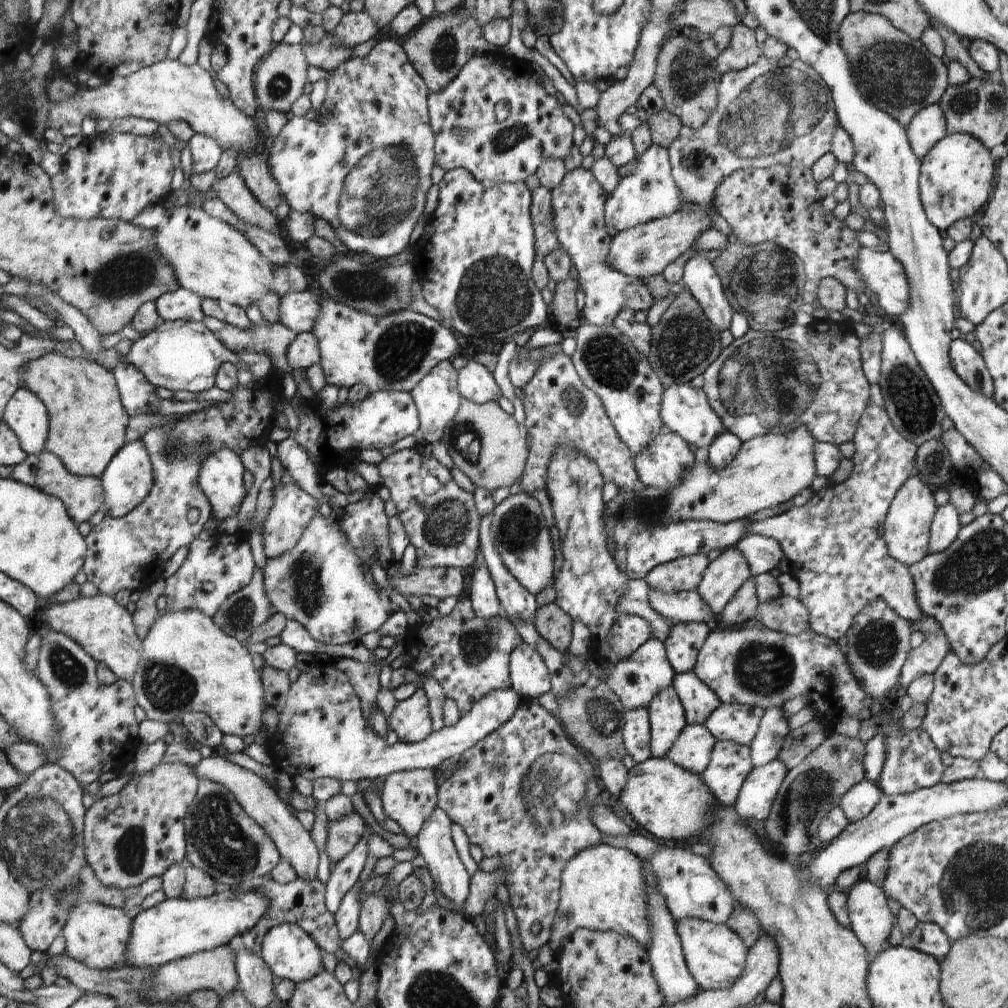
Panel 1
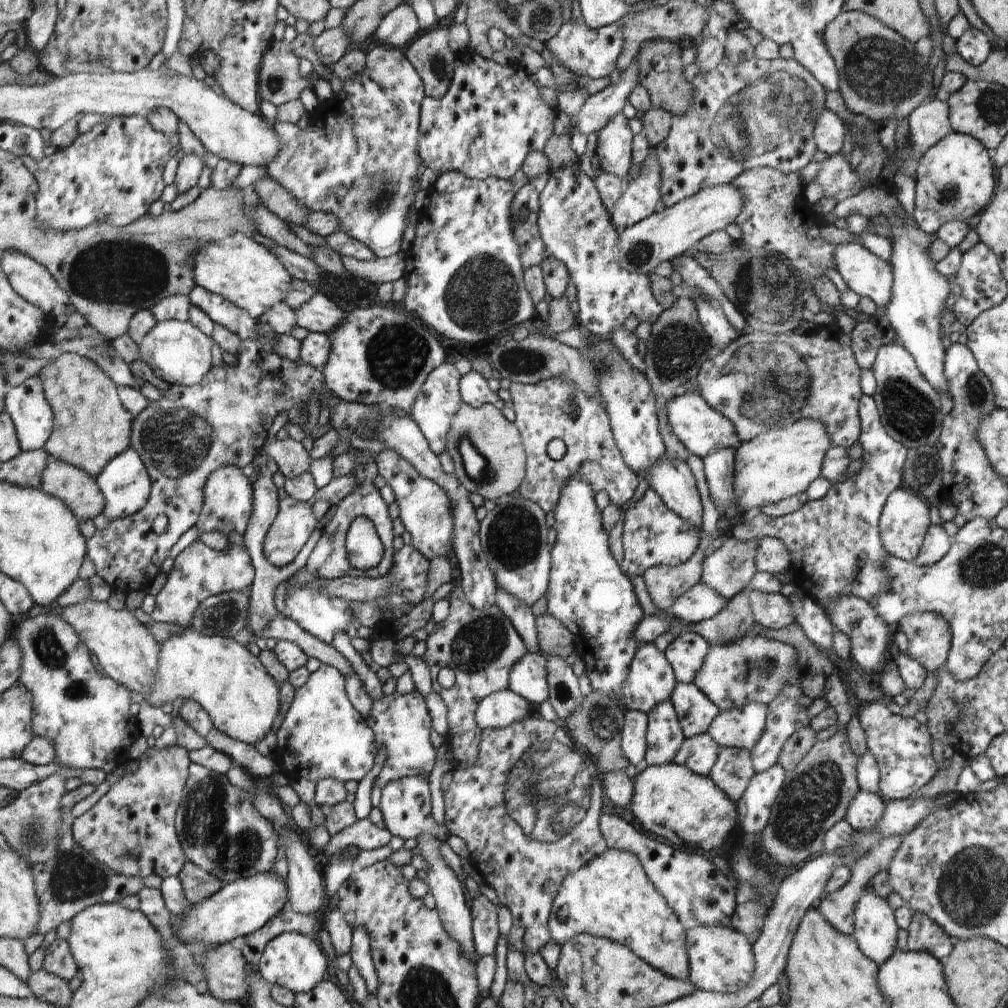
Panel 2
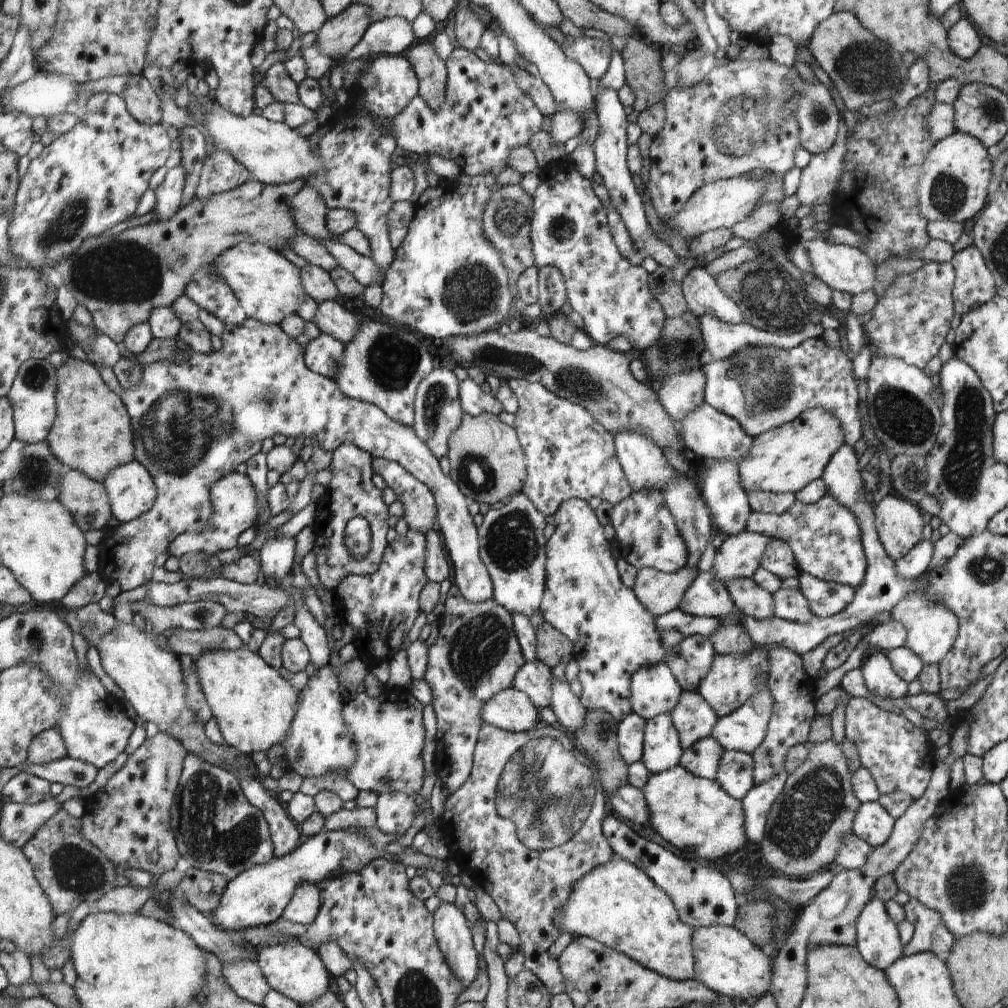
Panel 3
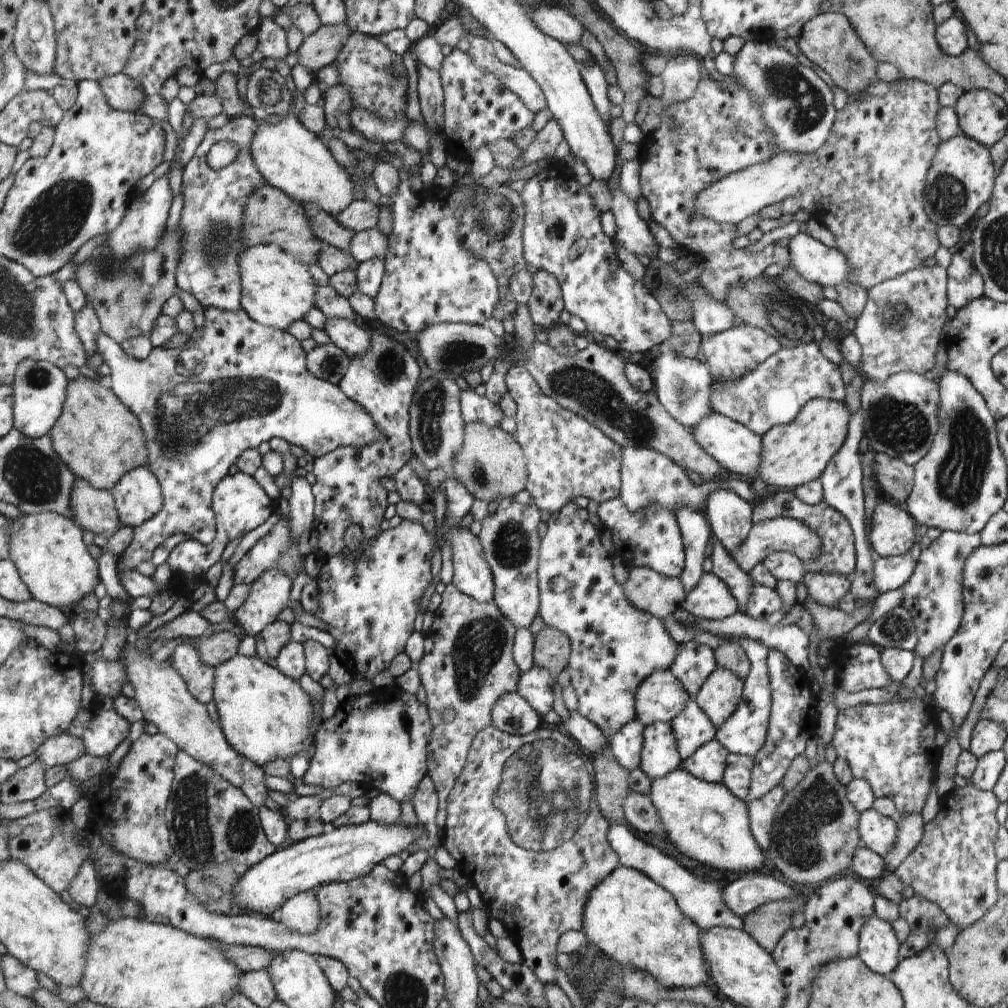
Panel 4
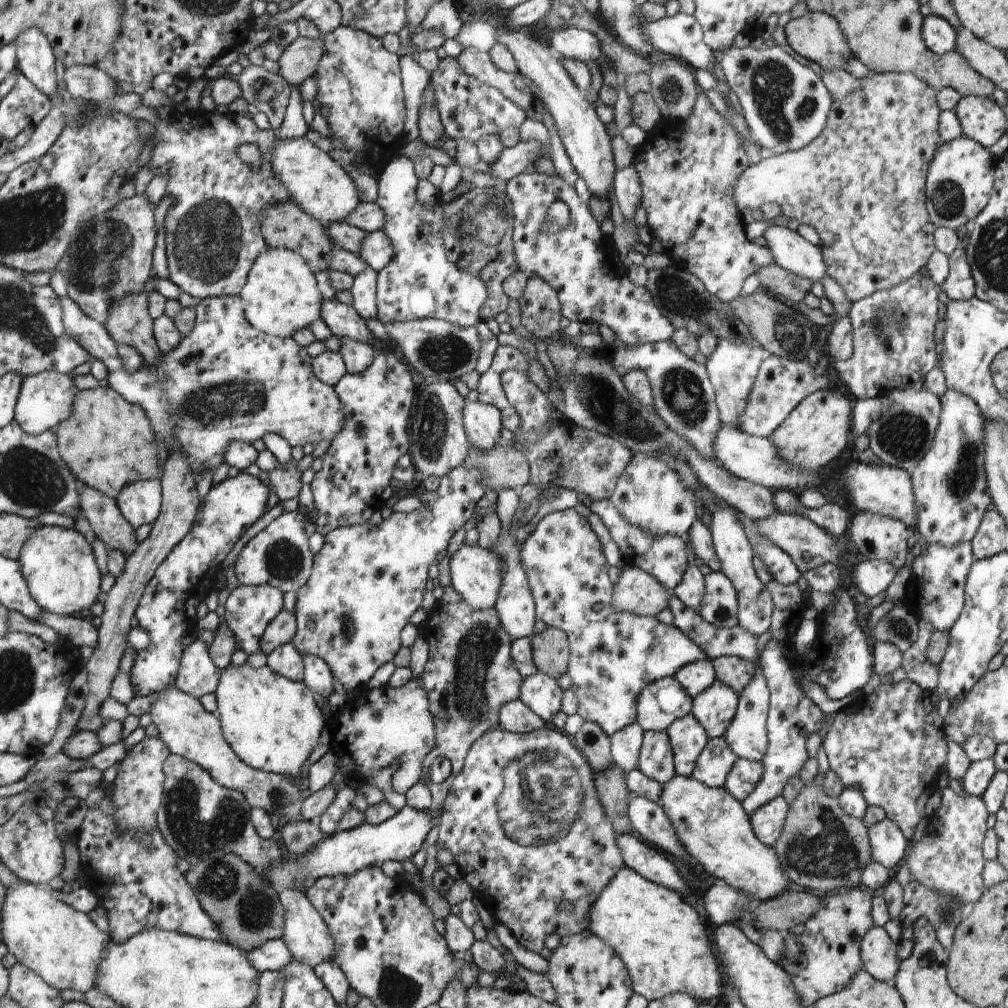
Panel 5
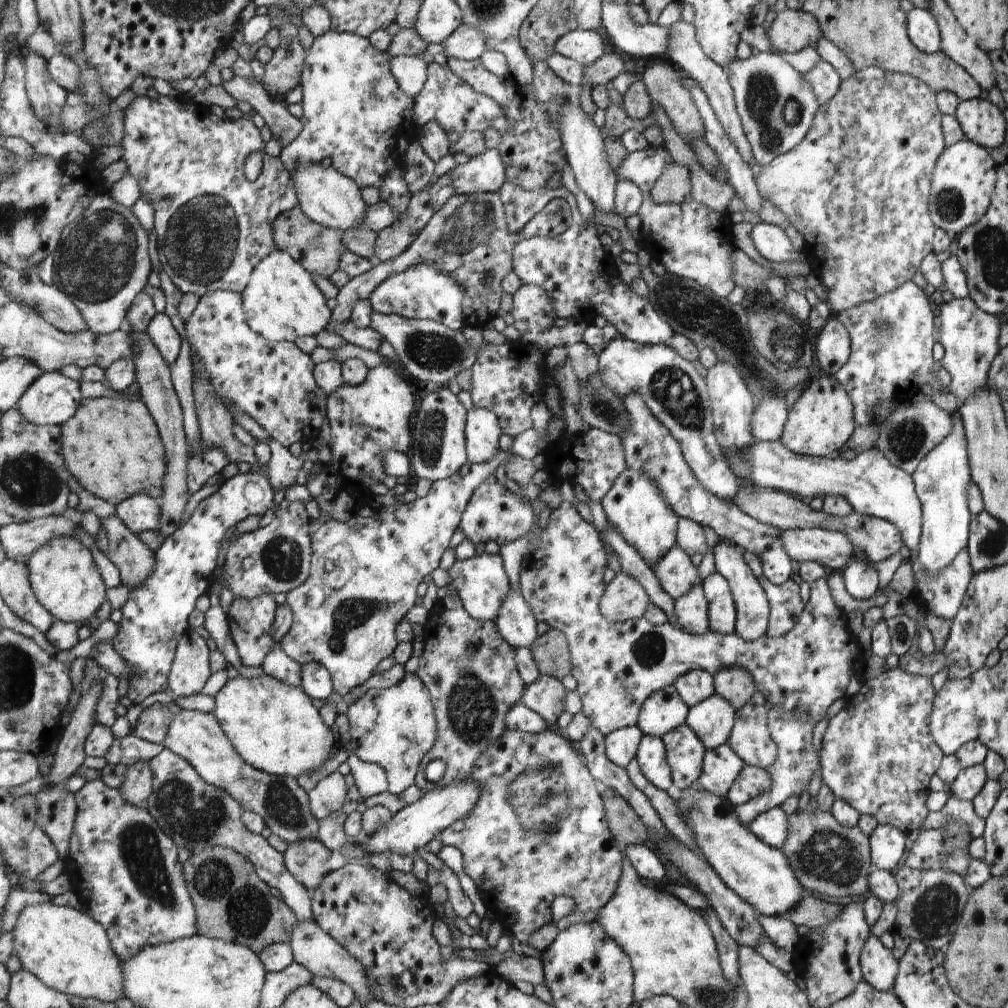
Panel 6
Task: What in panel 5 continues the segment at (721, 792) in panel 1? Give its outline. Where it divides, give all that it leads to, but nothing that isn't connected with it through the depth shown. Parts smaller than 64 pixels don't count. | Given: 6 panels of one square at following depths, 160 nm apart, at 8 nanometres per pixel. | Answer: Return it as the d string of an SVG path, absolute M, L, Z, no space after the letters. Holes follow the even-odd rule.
M736 760L734 768L728 773L724 788L741 803L755 792L764 772L761 761Z

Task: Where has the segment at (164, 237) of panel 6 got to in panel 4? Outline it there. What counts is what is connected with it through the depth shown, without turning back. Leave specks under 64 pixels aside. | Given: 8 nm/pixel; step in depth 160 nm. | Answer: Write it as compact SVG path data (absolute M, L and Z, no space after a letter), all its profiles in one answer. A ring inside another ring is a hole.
M248 116L230 117L223 126L207 129L196 152L182 169L181 195L183 207L179 220L179 230L183 234L183 256L176 272L178 290L189 292L205 307L216 307L220 310L236 312L242 308L242 275L239 271L239 256L248 248L243 238L243 218L246 213L247 200L256 189L267 184L267 179L260 174L251 153L251 142L259 127L255 118ZM220 140L232 141L239 146L239 155L234 162L224 168L210 168L207 154L210 148Z

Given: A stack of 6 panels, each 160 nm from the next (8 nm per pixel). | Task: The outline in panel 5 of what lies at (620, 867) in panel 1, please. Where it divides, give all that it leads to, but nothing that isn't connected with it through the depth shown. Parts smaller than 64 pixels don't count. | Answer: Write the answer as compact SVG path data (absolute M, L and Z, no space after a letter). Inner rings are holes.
M627 866L621 868L608 886L600 893L590 911L589 930L604 939L616 951L623 962L628 962L632 982L636 982L636 994L653 1001L671 995L686 993L699 1003L710 1003L722 996L722 976L718 972L716 956L712 954L712 942L706 936L706 926L700 922L696 910L686 904L676 891L645 879Z

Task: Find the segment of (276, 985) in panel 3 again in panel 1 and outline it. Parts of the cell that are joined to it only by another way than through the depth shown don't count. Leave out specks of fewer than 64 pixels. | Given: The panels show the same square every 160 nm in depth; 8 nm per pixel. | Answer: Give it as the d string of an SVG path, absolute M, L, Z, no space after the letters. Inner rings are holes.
M283 923L274 926L263 938L259 956L271 968L272 975L296 984L314 978L322 970L322 952L314 940L296 924Z

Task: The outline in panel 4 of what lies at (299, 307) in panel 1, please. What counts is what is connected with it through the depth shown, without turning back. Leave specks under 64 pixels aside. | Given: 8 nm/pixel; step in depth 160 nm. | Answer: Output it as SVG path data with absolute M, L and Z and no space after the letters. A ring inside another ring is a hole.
M331 318L327 319L324 330L330 340L352 360L359 357L371 347L371 334L358 327L354 321Z

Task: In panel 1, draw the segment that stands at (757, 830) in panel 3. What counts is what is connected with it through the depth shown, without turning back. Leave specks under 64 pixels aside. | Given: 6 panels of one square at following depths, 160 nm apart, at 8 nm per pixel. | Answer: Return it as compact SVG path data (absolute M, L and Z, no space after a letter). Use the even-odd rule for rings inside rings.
M779 759L768 762L765 766L753 766L750 774L746 776L740 793L736 798L735 810L744 820L767 820L771 815L772 806L779 795L780 786L787 777L787 766Z

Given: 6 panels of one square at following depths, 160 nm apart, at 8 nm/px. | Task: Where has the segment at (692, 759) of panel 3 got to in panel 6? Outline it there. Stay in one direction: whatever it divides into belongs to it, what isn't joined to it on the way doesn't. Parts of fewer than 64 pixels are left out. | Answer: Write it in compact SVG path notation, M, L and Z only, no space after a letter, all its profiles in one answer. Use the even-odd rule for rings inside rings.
M728 744L715 750L707 750L703 758L703 775L697 786L711 794L727 796L739 779L743 766L743 760Z

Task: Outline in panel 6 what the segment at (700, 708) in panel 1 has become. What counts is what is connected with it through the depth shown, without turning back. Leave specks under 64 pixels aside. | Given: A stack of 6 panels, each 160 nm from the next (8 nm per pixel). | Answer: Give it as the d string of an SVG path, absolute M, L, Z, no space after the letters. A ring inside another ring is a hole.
M685 724L664 734L663 743L674 776L674 790L697 785L703 775L703 758L707 752L699 735Z

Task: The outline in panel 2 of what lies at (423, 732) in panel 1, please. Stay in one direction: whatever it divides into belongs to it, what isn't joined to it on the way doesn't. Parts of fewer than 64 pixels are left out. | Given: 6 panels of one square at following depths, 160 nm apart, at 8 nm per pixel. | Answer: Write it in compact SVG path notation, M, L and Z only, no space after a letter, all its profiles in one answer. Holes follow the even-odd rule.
M417 689L409 694L391 693L378 698L373 702L366 722L374 730L378 749L383 746L386 748L386 762L380 774L376 776L374 785L382 789L388 782L406 778L406 776L429 778L437 758L437 749L431 744L429 738L433 730L431 714L428 711L426 699Z

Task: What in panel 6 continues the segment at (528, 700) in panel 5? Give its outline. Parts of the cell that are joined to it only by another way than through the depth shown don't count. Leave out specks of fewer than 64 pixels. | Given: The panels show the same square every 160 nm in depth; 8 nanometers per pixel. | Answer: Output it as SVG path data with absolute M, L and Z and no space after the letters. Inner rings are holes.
M542 675L530 686L525 687L522 702L536 712L547 725L557 724L560 714L564 712L566 690L559 679Z

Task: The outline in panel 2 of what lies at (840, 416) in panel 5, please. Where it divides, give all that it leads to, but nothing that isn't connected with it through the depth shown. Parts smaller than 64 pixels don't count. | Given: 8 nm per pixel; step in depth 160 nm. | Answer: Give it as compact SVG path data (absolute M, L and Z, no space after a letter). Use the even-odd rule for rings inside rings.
M803 420L790 426L773 427L736 450L734 492L740 509L762 508L778 500L802 494L822 476L827 451L831 449L827 428L818 420Z

